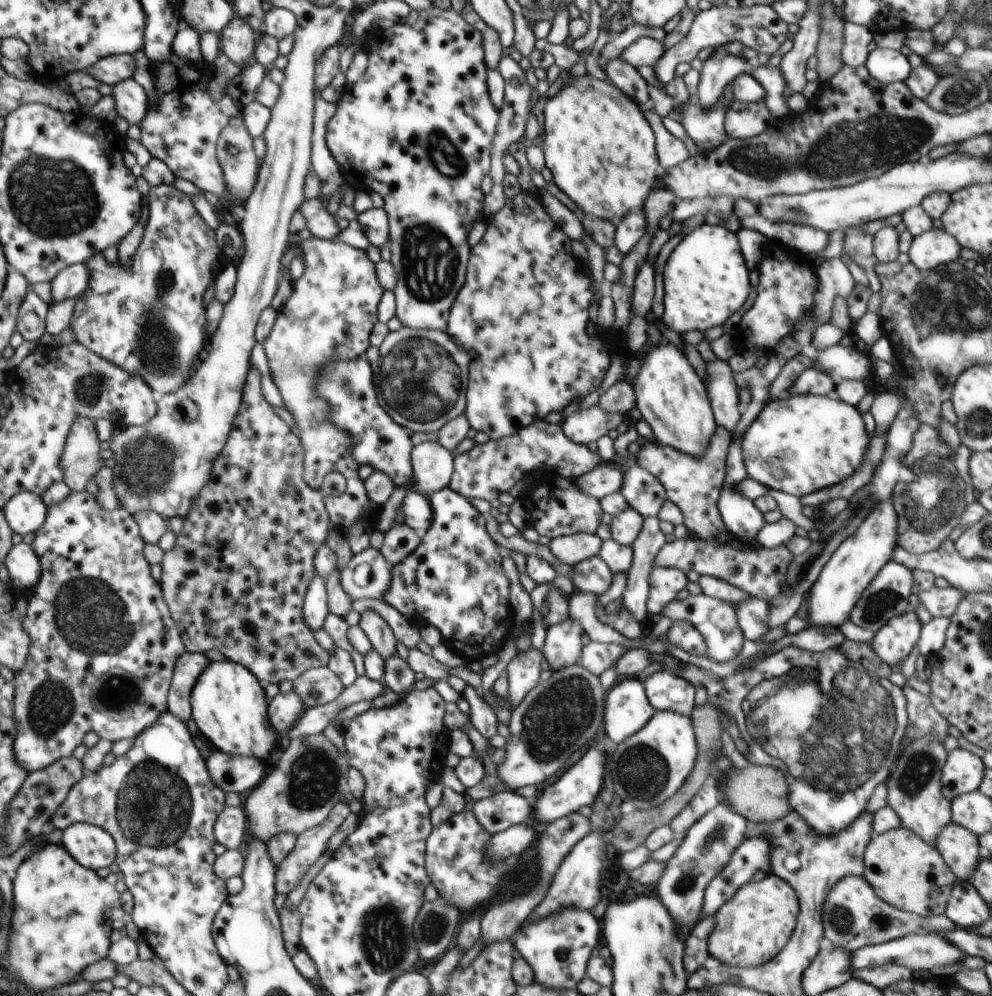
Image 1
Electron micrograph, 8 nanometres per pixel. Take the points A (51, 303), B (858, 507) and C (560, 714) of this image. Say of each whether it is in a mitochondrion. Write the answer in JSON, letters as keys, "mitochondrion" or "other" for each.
{"A":"other","B":"mitochondrion","C":"mitochondrion"}

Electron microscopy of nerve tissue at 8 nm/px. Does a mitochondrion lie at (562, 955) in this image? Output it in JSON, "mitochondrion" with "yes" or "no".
{"mitochondrion":"no"}

